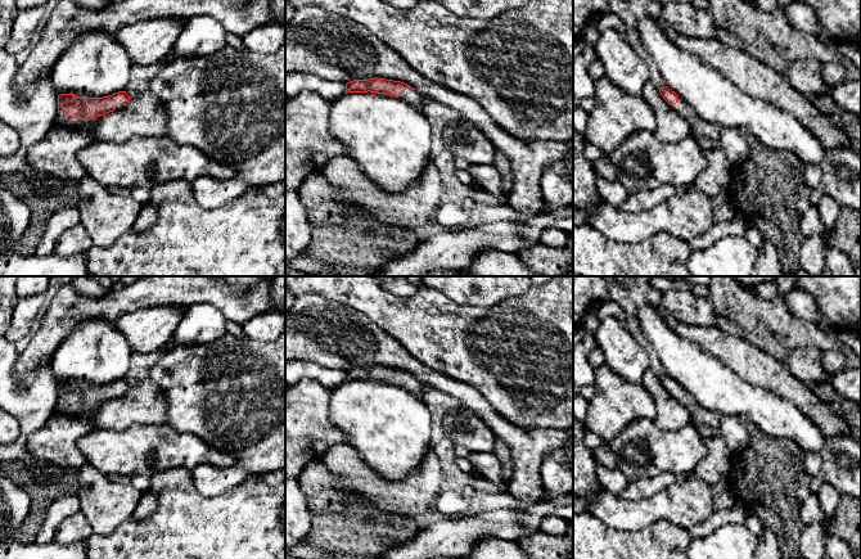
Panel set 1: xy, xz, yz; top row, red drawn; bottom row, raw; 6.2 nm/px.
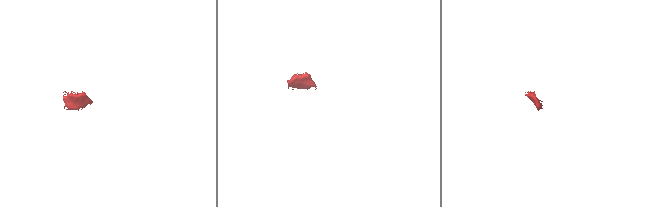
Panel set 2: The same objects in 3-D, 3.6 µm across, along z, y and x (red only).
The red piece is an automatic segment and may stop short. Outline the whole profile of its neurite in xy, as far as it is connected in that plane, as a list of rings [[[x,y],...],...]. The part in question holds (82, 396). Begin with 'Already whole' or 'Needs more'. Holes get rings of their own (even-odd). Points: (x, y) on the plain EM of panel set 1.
Needs more. [[[125,379],[103,386],[80,386],[75,382],[58,383],[55,411],[68,416],[84,415],[96,410],[102,404],[122,397],[130,388]]]

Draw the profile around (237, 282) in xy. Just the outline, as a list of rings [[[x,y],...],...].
[[[222,276],[231,287],[239,289],[248,289],[256,287],[265,276]]]

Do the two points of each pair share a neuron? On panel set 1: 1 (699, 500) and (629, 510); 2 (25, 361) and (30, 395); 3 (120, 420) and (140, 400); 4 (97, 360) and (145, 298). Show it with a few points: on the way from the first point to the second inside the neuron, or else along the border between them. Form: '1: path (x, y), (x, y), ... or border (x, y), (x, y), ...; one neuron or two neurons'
1: path (681, 504), (667, 504), (647, 510); one neuron
2: border (49, 361), (35, 368), (19, 382), (13, 373); two neurons
3: path (125, 415), (135, 405); one neuron
4: border (113, 321), (88, 319), (82, 323); two neurons

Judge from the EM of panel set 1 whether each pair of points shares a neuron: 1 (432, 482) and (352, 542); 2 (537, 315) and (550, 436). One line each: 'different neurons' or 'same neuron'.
1: different neurons
2: different neurons

